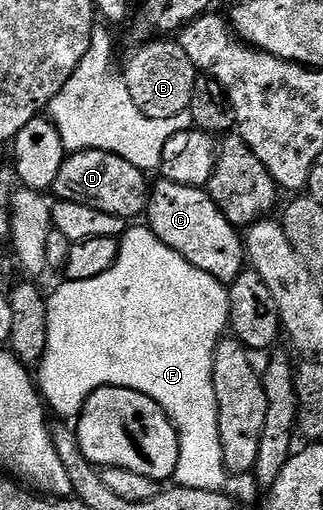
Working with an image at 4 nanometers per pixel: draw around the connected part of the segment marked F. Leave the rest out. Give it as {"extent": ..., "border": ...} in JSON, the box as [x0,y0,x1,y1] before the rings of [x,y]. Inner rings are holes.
{"extent":[36,226,230,491],"border":[[[149,226],[142,228],[127,227],[120,237],[118,257],[116,262],[104,274],[87,280],[66,280],[55,290],[49,293],[46,309],[48,310],[48,342],[42,355],[42,359],[36,368],[36,387],[49,411],[58,415],[58,418],[77,418],[82,415],[82,408],[86,405],[86,399],[96,390],[101,388],[127,388],[136,390],[148,398],[152,398],[166,412],[166,417],[173,422],[178,431],[180,442],[180,458],[176,462],[172,480],[179,488],[191,488],[192,490],[223,491],[227,486],[228,473],[224,466],[224,450],[220,446],[220,422],[218,421],[218,403],[216,402],[216,390],[214,389],[214,351],[219,340],[223,339],[230,323],[230,294],[227,285],[221,284],[212,274],[192,266],[176,250],[172,250]]]}

